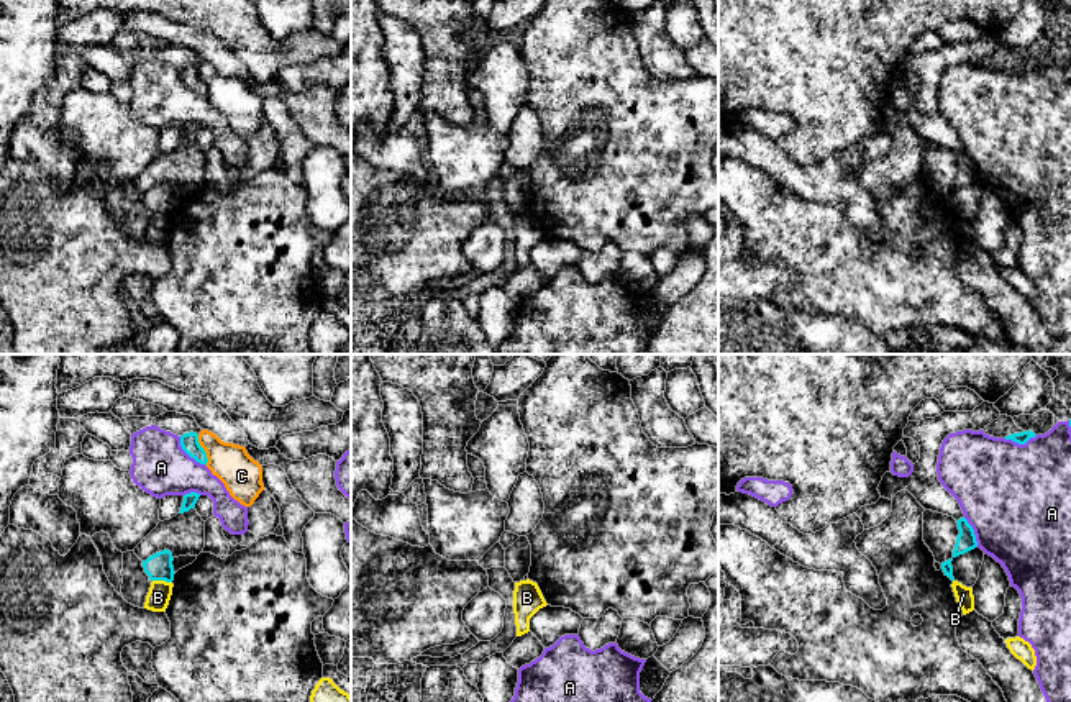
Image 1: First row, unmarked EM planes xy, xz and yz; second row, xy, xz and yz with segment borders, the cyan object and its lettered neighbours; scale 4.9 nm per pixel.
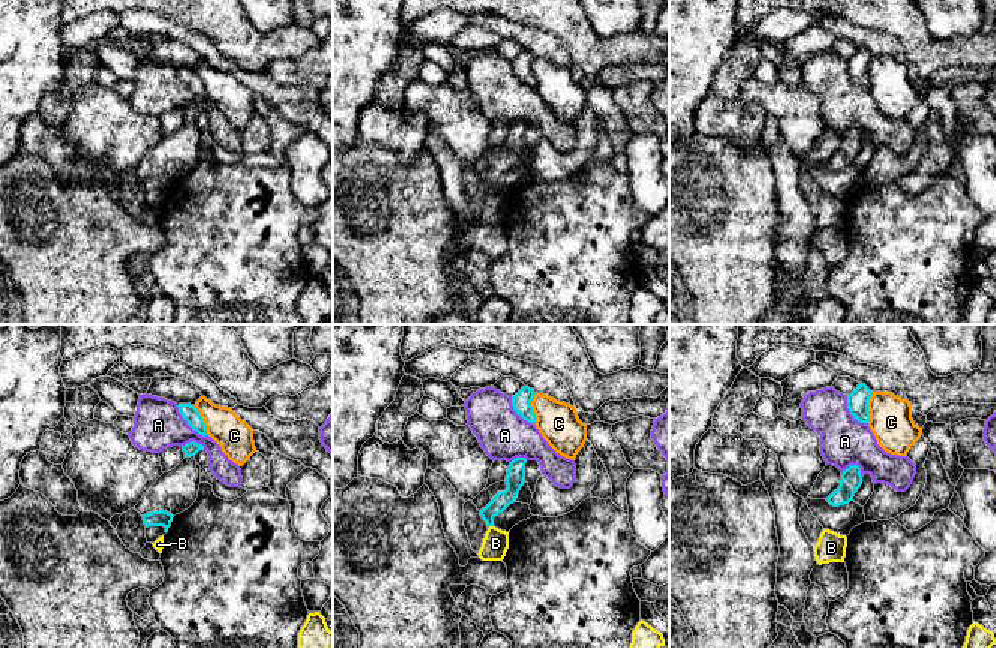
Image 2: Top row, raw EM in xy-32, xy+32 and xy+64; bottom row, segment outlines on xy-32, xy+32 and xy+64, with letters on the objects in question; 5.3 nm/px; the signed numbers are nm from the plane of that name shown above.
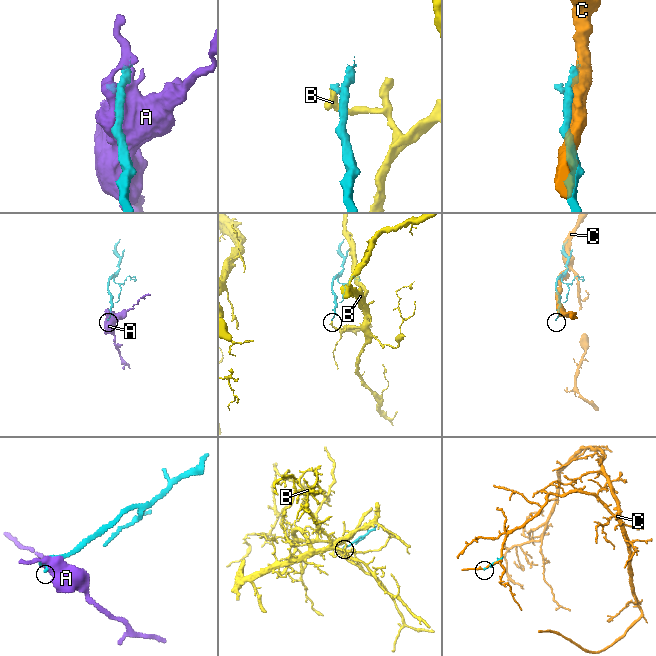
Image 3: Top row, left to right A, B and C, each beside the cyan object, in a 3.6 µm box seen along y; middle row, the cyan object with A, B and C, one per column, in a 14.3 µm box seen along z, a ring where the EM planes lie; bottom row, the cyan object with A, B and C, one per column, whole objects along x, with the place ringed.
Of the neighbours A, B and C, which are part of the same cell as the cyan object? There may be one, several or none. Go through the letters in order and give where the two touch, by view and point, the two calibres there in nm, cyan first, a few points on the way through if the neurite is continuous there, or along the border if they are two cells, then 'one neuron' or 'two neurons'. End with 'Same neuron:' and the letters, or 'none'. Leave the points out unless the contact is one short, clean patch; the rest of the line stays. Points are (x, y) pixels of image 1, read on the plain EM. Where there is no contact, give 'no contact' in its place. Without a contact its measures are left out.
A: meets cyan in xy at (189, 87); 90 nm thick on the cyan side, 280 nm on the other; two neurons
B: meets cyan in xy at (163, 212); 130 nm thick on the cyan side, 120 nm on the other; border along xy (153, 212), (171, 215); two neurons
C: meets cyan in xy at (204, 82); 90 nm thick on the cyan side, 190 nm on the other; two neurons
Same neuron: none

